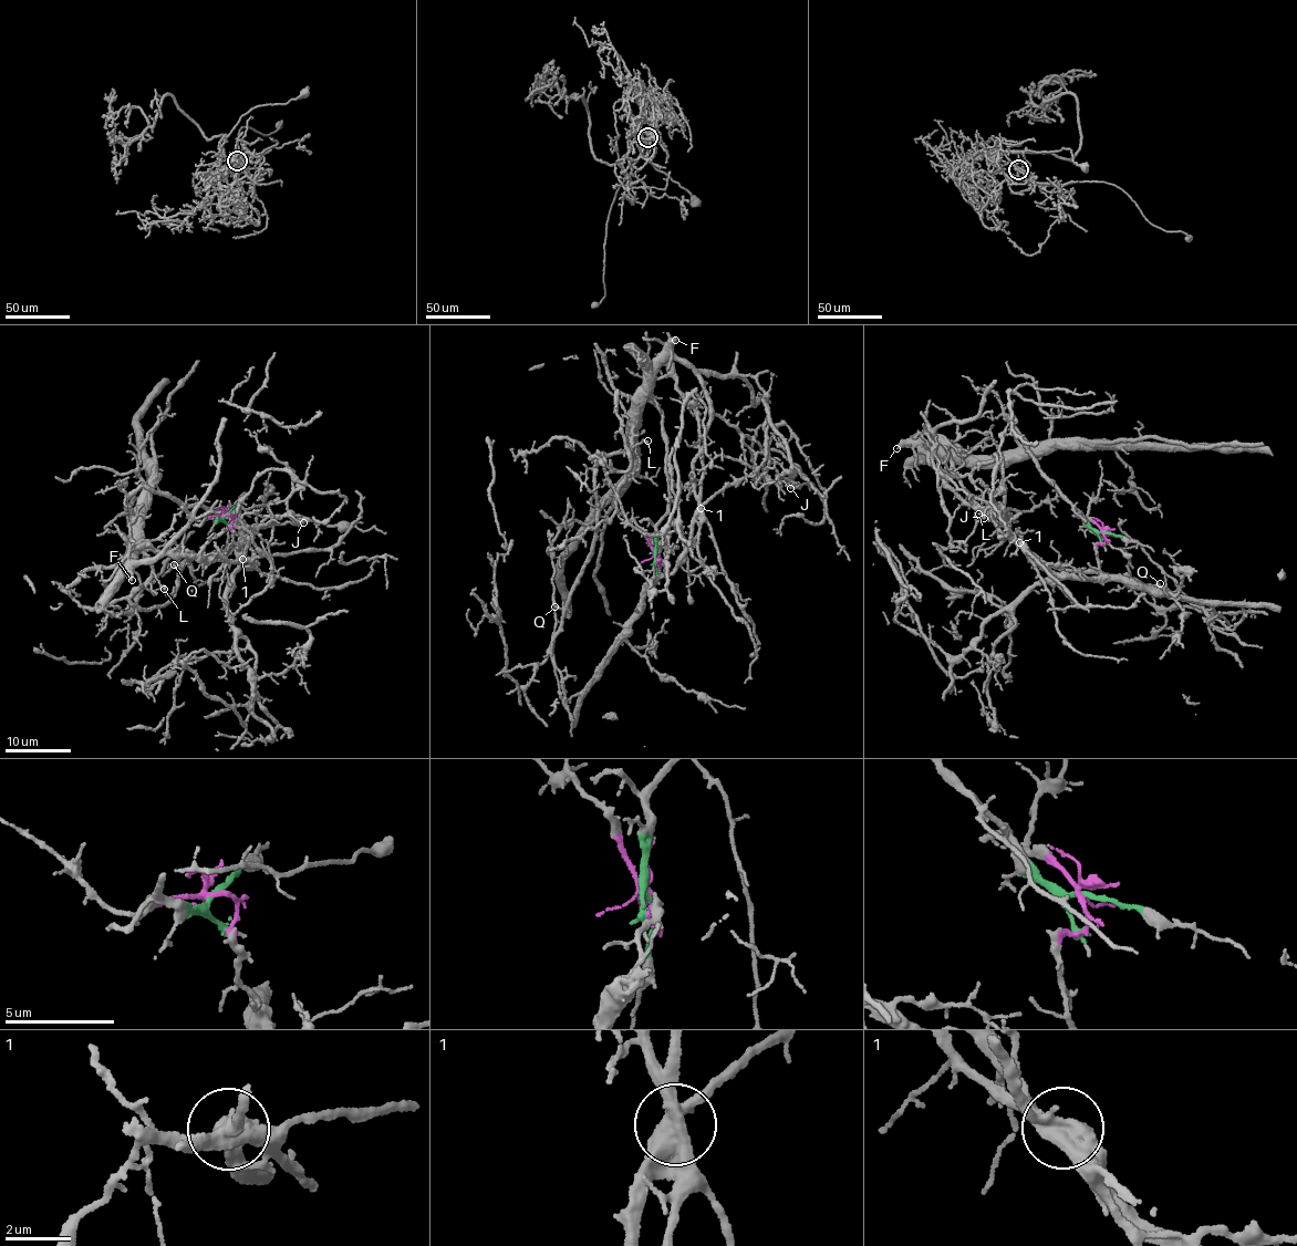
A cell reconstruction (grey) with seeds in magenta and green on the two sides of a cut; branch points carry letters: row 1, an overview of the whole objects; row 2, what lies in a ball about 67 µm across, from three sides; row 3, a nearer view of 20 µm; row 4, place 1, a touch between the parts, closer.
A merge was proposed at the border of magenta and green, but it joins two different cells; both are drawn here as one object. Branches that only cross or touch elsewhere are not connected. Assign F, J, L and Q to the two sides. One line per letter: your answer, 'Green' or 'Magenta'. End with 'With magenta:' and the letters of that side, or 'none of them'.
F: Green
J: Magenta
L: Green
Q: Green
With magenta: J

